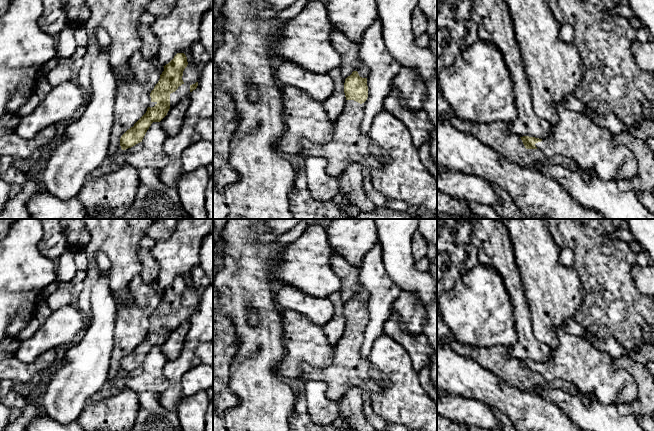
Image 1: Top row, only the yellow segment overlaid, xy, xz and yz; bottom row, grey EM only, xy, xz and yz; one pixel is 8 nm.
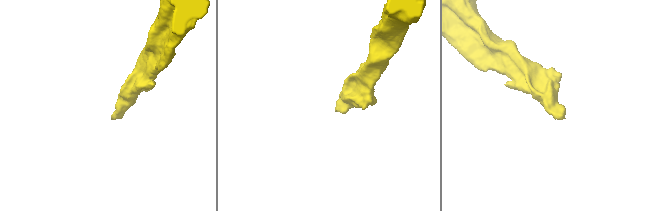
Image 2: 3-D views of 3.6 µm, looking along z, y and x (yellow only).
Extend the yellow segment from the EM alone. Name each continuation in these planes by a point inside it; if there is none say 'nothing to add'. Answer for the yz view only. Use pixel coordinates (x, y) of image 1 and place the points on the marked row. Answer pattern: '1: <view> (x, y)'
1: yz (575, 136)

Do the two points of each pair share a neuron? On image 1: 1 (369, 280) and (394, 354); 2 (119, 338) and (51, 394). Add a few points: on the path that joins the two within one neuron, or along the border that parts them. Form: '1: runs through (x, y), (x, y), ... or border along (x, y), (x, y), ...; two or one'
1: border along (384, 334), (374, 342), (370, 353); two
2: border along (115, 320), (113, 349), (108, 366); two

